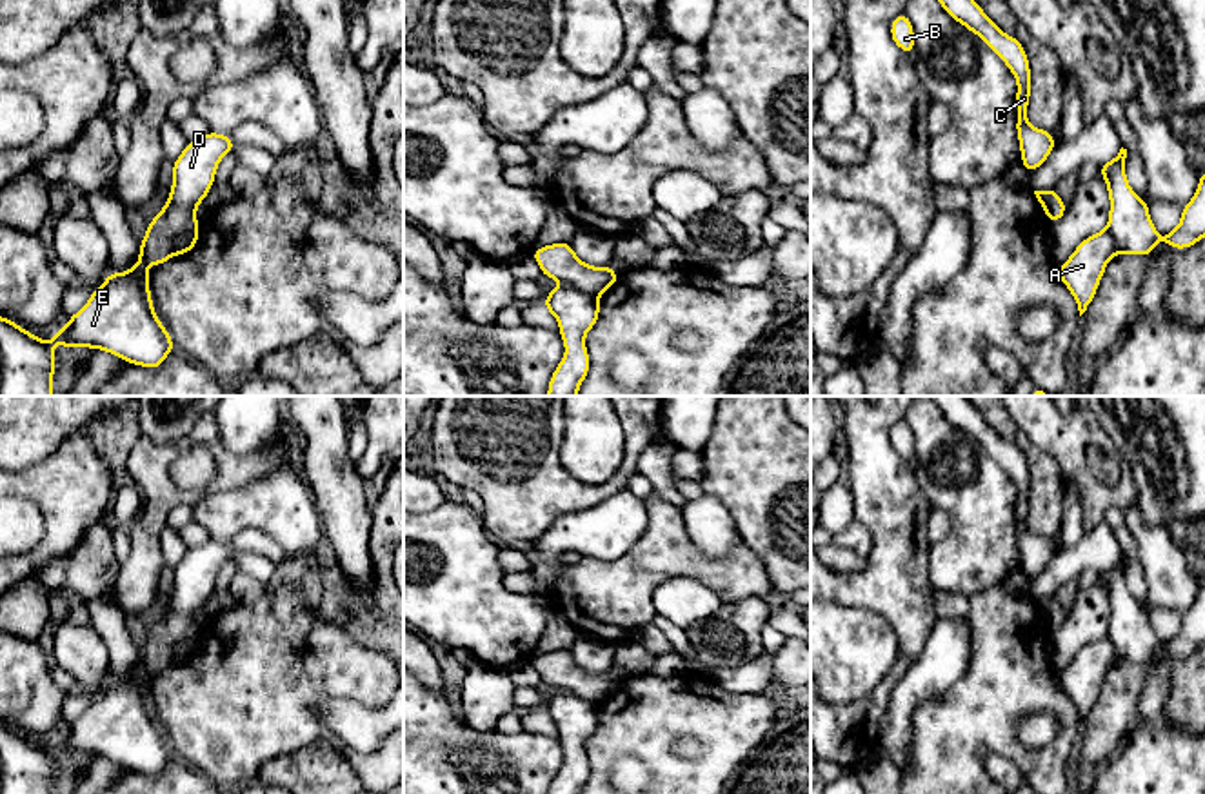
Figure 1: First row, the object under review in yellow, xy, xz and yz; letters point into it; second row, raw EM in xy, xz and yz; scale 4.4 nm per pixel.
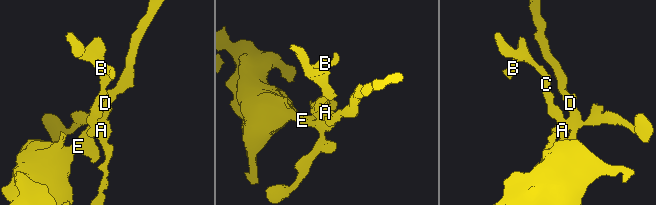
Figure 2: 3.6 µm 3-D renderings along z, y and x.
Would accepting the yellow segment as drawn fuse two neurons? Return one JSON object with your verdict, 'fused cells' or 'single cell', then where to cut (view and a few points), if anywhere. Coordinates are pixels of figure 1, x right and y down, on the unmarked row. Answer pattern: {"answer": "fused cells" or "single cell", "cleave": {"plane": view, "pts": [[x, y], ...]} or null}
{"answer": "fused cells", "cleave": {"plane": "xy", "pts": [[197, 635], [189, 636], [177, 649], [171, 662]]}}

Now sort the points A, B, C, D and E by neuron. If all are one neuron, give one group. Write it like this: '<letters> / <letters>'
A B C / D E

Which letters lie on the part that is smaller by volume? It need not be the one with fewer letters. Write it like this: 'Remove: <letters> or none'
Remove: A, B, C

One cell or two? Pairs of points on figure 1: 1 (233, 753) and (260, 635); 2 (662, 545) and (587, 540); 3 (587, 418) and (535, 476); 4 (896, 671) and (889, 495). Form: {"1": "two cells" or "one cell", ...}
{"1": "one cell", "2": "two cells", "3": "two cells", "4": "one cell"}

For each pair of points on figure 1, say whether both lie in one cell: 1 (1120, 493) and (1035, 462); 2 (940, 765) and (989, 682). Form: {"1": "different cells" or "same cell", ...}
{"1": "different cells", "2": "same cell"}

